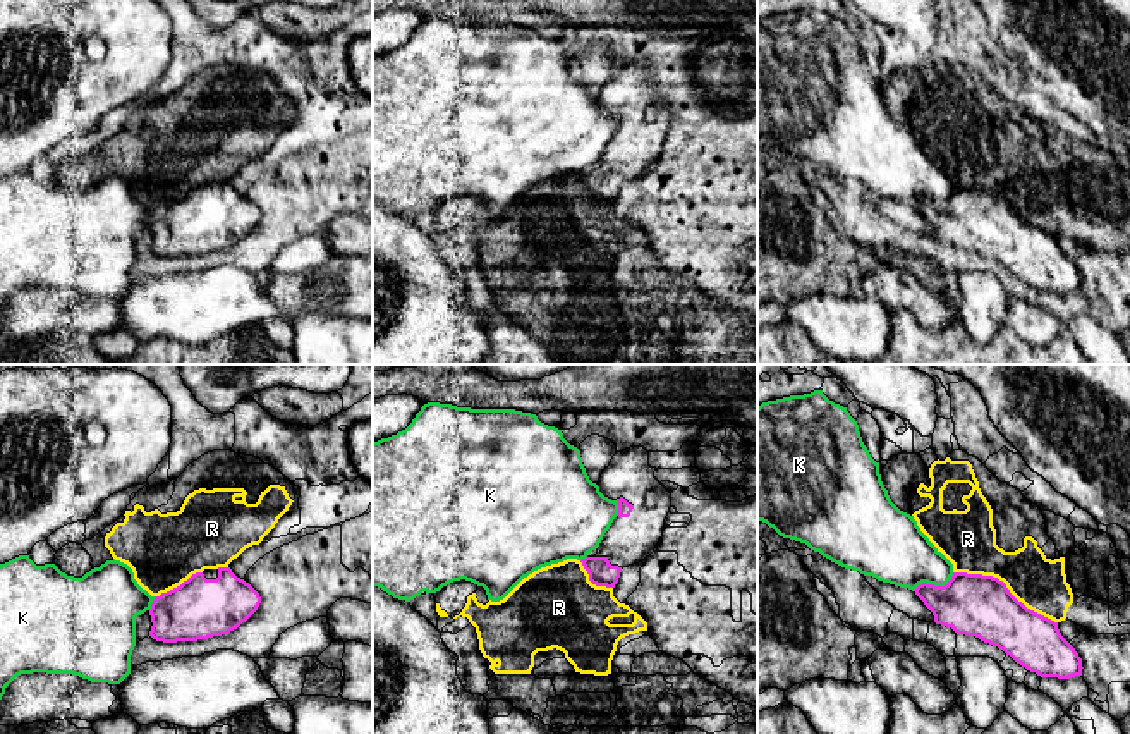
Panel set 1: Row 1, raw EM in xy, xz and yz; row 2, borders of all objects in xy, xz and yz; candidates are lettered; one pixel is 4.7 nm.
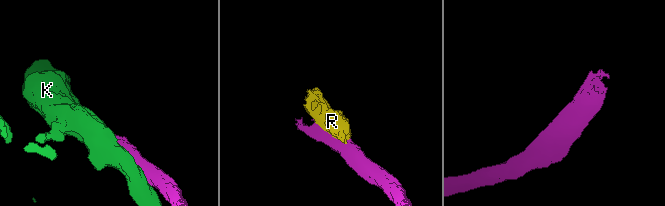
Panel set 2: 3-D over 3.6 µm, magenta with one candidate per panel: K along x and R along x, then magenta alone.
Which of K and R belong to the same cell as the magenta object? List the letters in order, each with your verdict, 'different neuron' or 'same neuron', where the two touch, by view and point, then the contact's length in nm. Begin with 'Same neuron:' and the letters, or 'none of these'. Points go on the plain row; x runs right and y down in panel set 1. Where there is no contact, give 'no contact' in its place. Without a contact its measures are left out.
Same neuron: none of these
K: different neuron; meets magenta in yz at (933, 200); contact 220 nm long
R: different neuron; meets magenta in yz at (1005, 201); contact 550 nm long

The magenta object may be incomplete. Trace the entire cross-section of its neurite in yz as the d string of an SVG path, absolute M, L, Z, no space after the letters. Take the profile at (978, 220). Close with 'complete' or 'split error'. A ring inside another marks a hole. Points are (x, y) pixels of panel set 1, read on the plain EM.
M953 187L945 201L922 198L914 206L933 227L936 239L998 261L1027 285L1058 294L1082 291L1082 273L1061 251L1058 237L1027 223L998 193Z; complete

